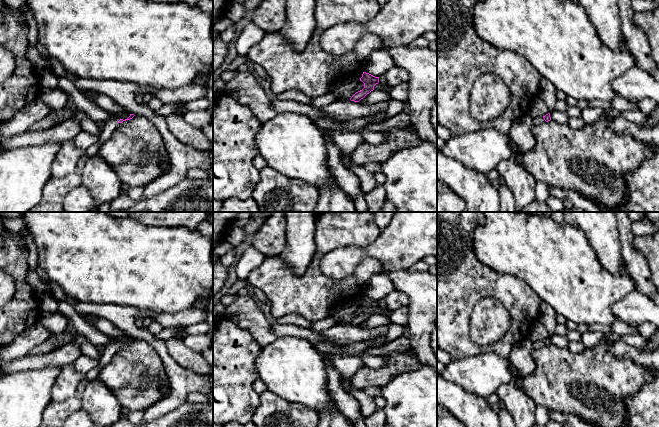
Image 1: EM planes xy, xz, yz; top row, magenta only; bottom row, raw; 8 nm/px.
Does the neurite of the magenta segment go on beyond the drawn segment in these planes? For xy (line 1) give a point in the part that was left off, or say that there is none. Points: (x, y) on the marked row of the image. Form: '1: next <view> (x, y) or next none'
1: next none

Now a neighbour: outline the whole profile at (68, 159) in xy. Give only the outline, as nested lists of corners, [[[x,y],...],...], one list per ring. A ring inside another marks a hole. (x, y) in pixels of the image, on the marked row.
[[[73,140],[60,142],[52,163],[52,176],[61,178],[77,172],[85,159],[85,151],[75,146]]]

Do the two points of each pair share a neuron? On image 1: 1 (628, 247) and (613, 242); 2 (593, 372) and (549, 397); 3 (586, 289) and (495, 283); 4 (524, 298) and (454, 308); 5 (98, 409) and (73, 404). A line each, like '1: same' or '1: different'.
1: different
2: same
3: different
4: same
5: different

